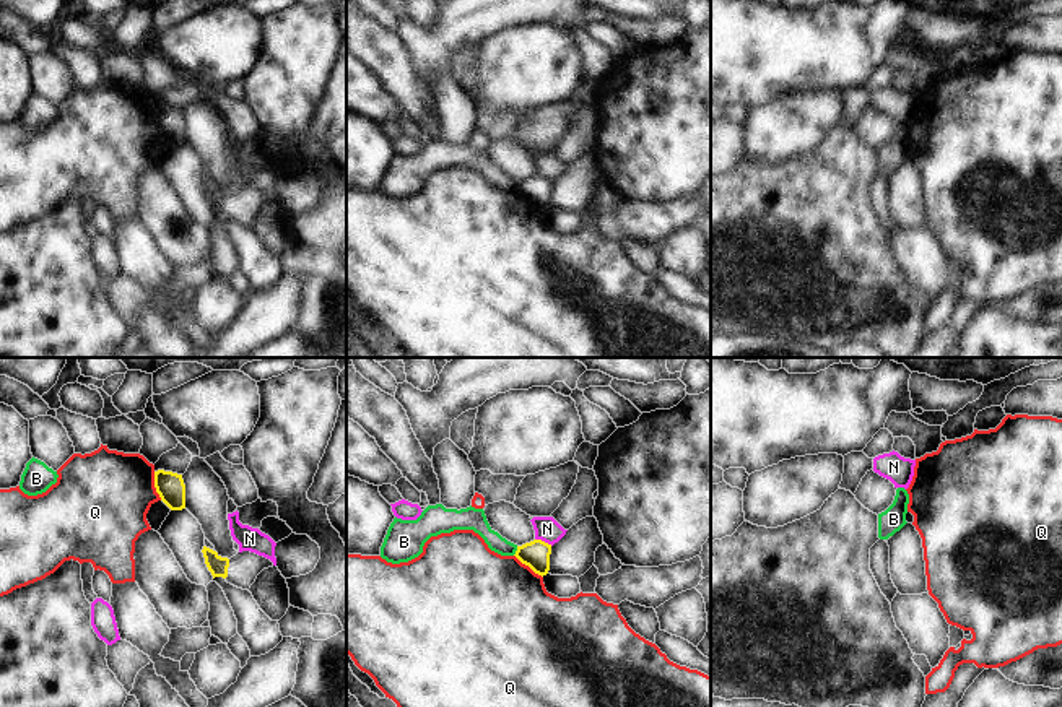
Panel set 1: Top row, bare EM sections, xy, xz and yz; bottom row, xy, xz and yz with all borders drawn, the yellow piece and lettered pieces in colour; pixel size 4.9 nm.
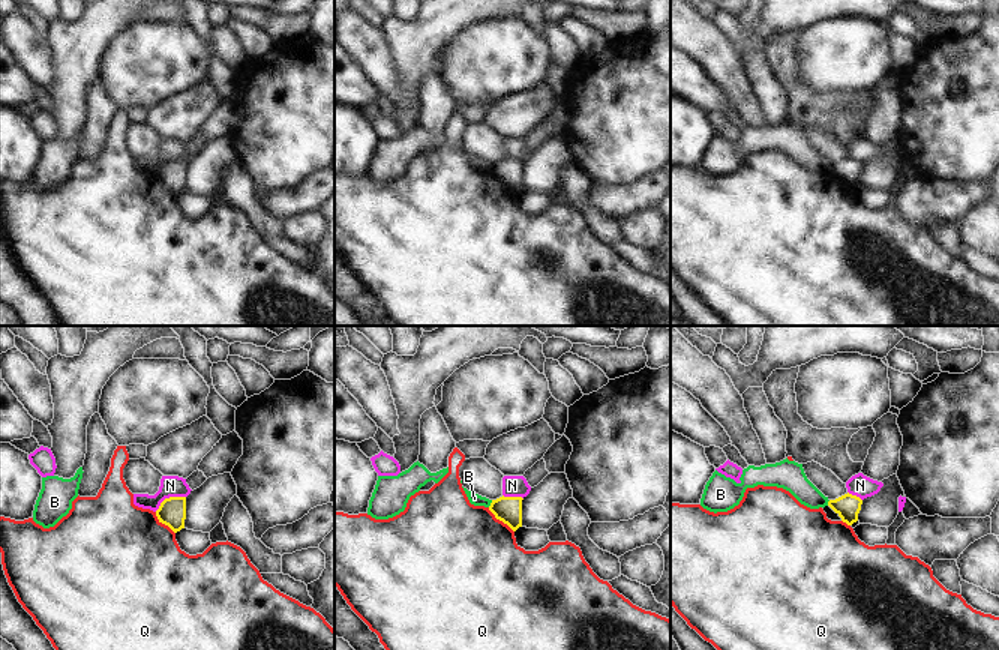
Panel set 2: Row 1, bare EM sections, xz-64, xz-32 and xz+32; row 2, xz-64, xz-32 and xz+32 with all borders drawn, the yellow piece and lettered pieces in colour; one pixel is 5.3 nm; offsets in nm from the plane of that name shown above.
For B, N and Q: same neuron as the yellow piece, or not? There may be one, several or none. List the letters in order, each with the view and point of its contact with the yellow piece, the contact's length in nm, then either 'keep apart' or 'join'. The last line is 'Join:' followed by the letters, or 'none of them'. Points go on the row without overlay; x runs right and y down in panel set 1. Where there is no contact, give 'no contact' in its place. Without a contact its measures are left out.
B: meets yellow in xz at (516, 187); contact 50 nm long; keep apart
N: meets yellow in xz at (544, 177); contact 90 nm long; keep apart
Q: meets yellow in xy at (155, 122); contact 150 nm long; keep apart
Join: none of them

